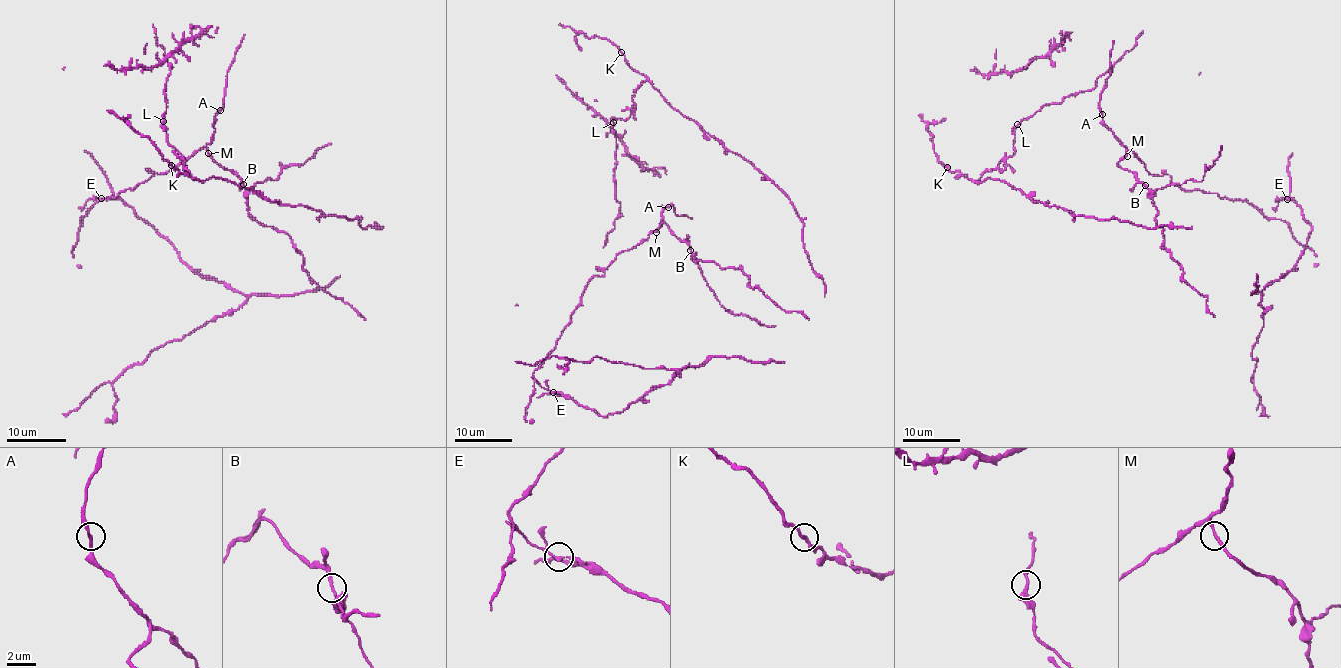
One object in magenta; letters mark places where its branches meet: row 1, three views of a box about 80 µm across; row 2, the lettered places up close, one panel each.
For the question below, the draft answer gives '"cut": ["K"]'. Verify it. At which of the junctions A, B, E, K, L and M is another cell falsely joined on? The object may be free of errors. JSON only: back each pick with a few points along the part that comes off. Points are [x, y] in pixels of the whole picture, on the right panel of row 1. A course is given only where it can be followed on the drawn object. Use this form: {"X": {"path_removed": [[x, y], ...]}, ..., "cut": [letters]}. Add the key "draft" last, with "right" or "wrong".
{"cut": [], "draft": "wrong"}

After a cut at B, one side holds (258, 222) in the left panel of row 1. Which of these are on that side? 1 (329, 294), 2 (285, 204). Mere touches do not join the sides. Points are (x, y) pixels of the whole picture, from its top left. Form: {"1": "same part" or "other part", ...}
{"1": "same part", "2": "other part"}

